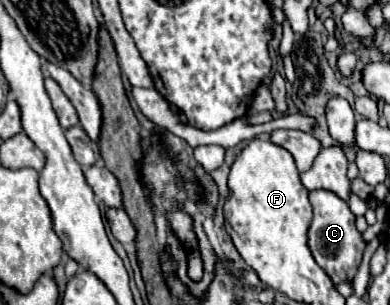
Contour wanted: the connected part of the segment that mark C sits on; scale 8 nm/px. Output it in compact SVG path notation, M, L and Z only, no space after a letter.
M325 189L311 191L309 201L313 205L313 221L309 225L307 243L309 243L313 259L335 283L353 281L353 277L361 265L363 251L365 251L363 235L355 227L355 215L351 213L347 201L343 201L341 197L337 197L331 191L325 191Z

